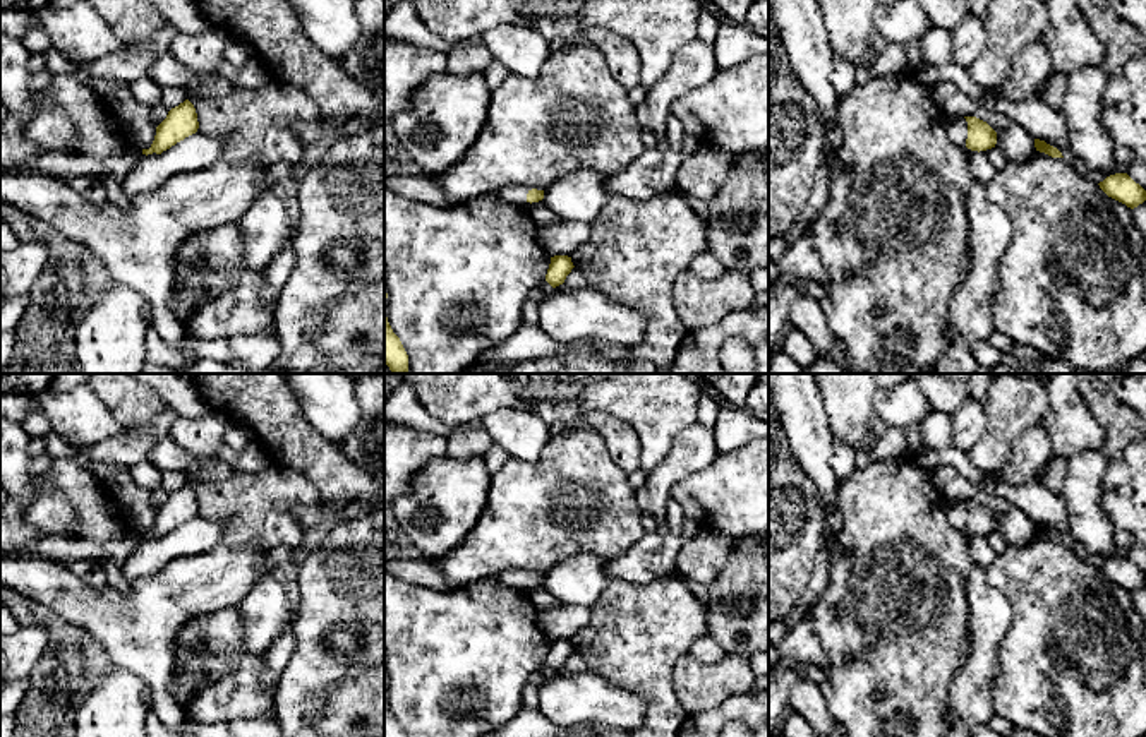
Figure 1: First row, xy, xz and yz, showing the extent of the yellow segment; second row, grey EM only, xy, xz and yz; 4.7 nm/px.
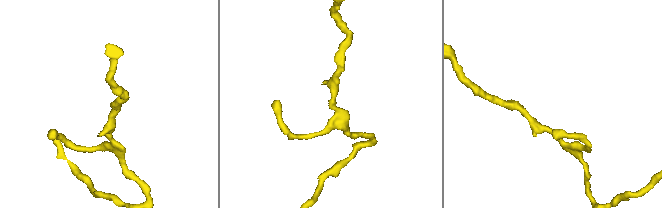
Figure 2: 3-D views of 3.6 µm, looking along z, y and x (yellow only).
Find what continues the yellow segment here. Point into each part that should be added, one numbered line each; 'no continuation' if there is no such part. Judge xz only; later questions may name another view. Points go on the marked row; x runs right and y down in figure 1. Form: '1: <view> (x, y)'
1: xz (515, 196)

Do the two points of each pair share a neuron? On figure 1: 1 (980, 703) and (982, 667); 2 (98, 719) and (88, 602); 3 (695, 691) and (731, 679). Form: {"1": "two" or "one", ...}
{"1": "one", "2": "two", "3": "one"}

